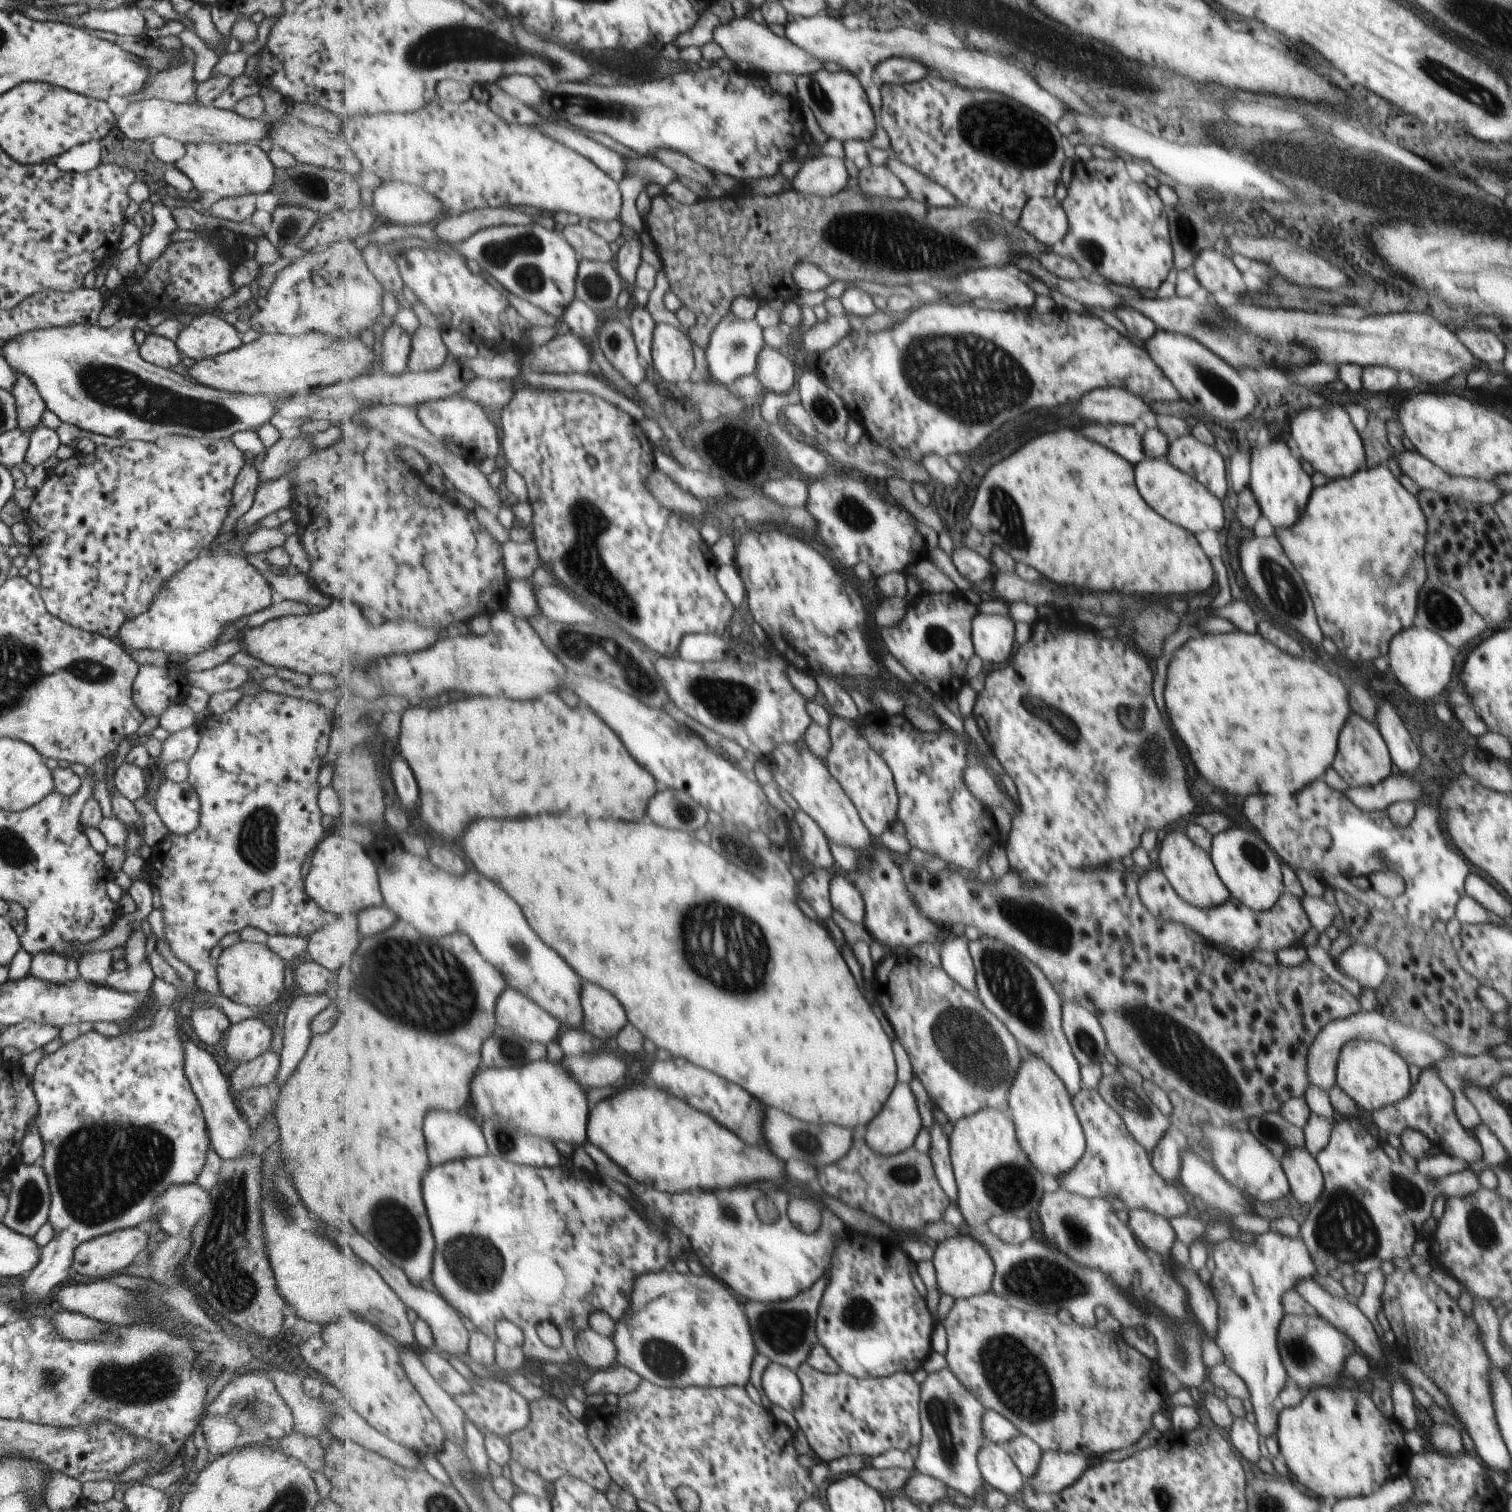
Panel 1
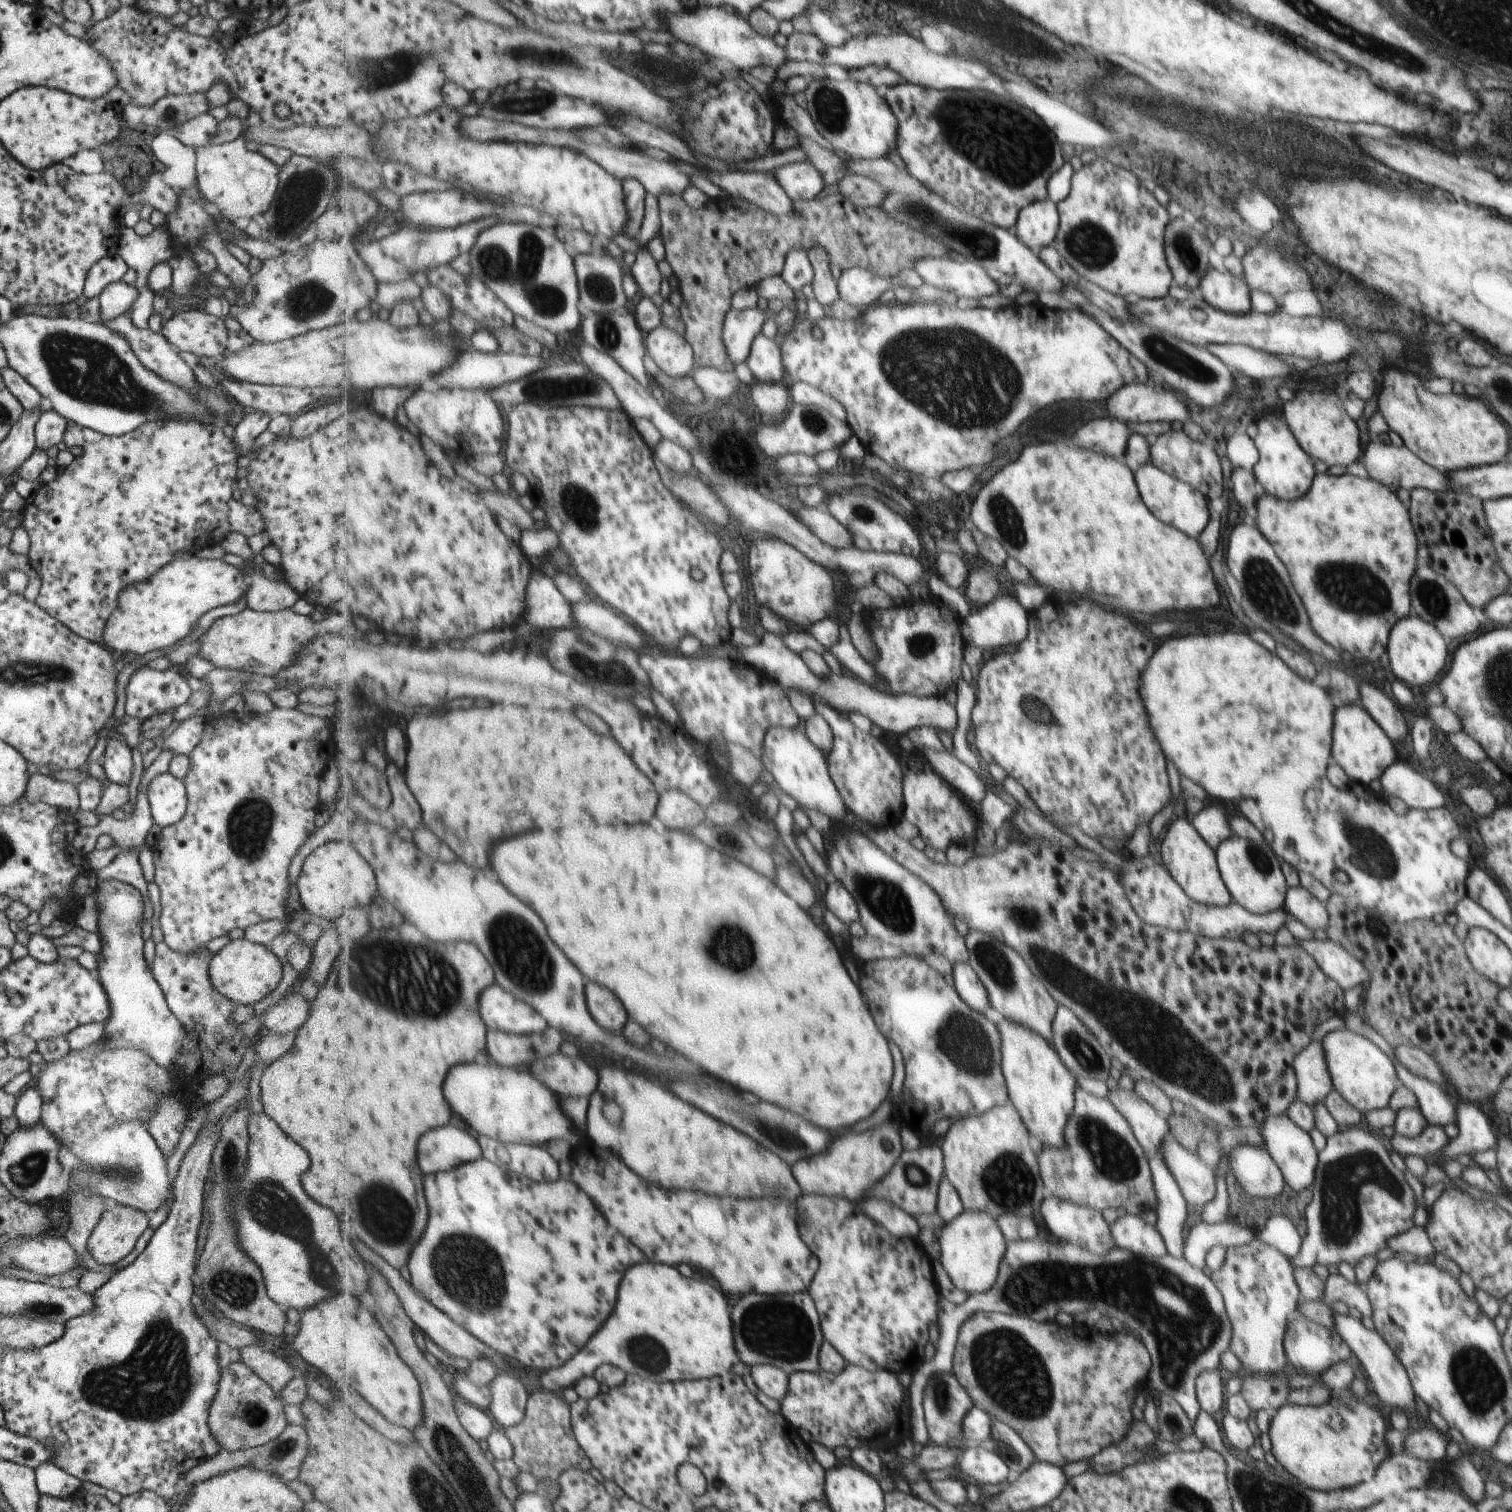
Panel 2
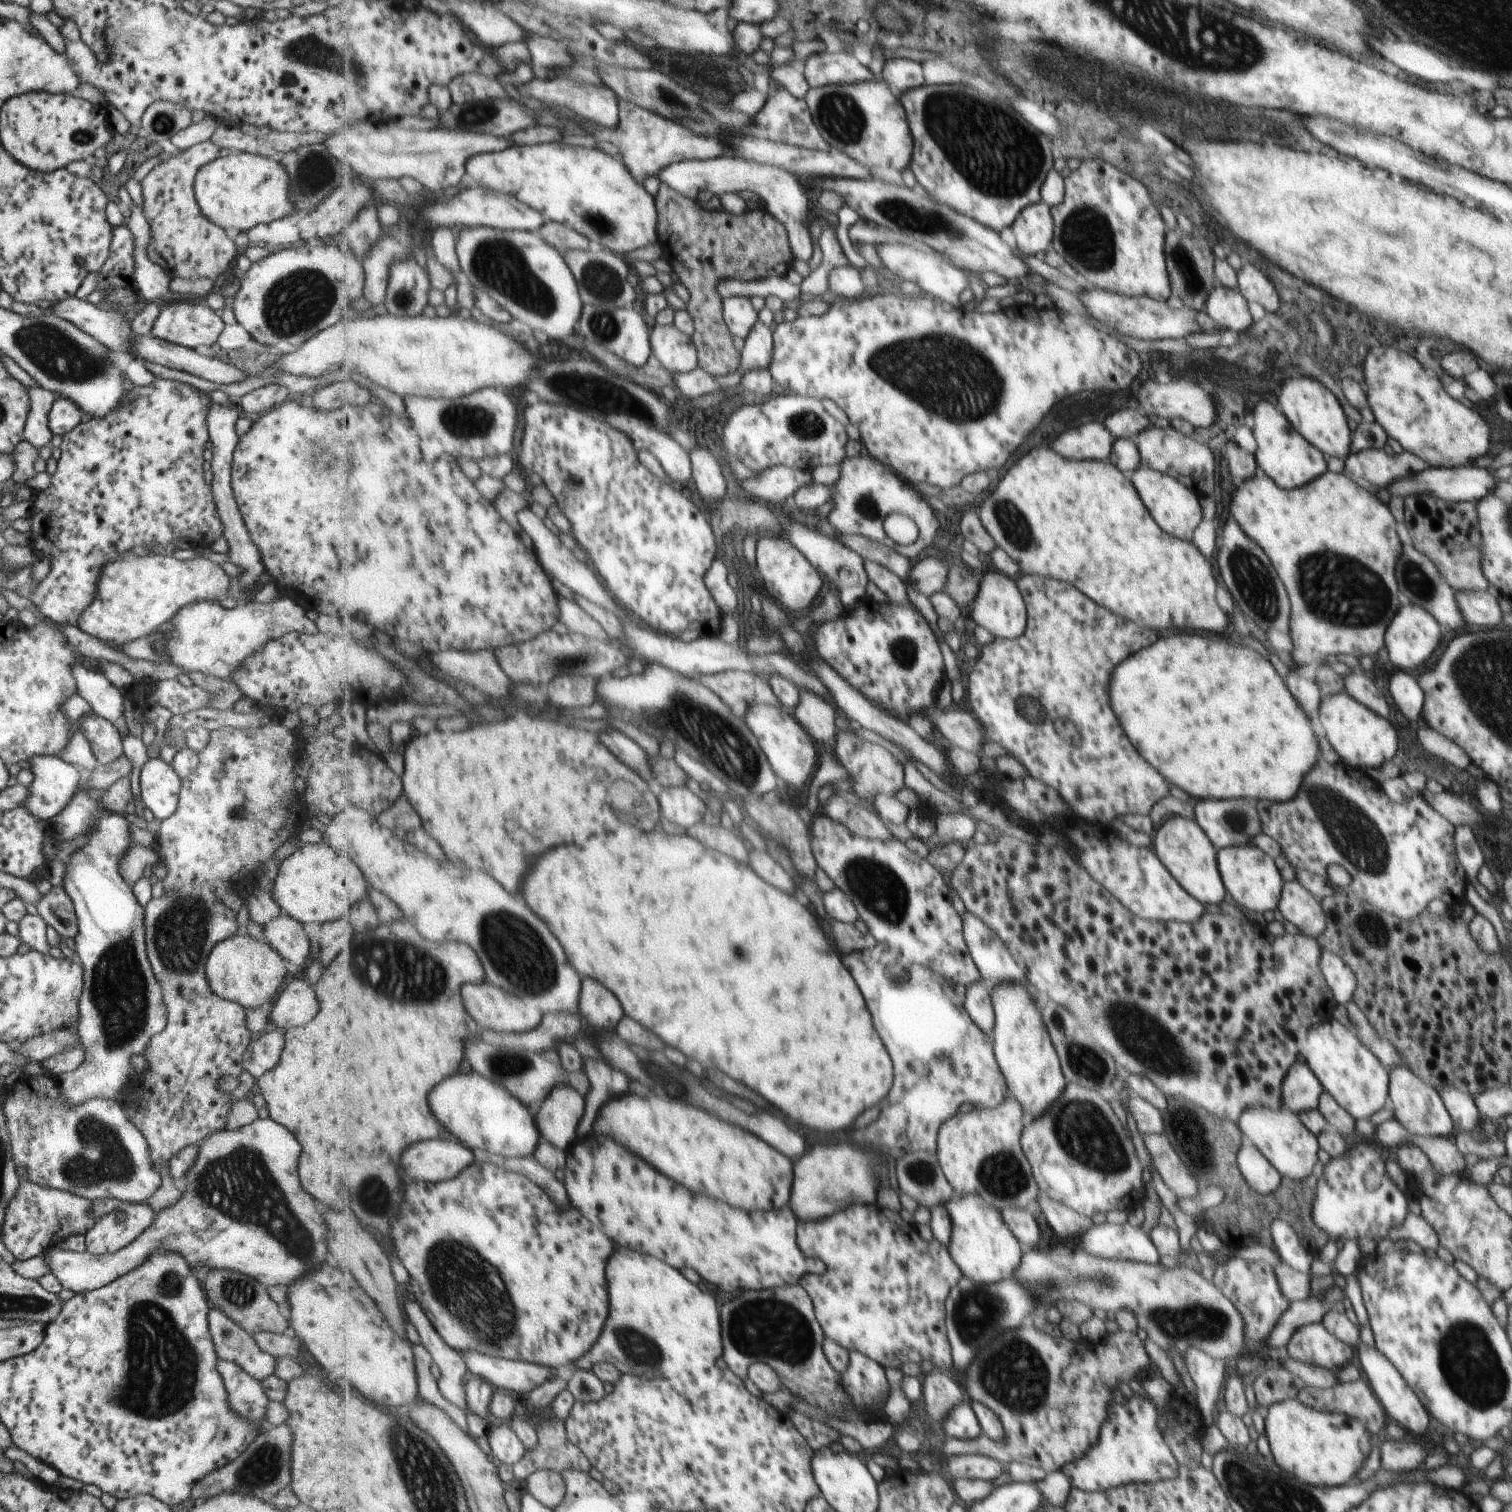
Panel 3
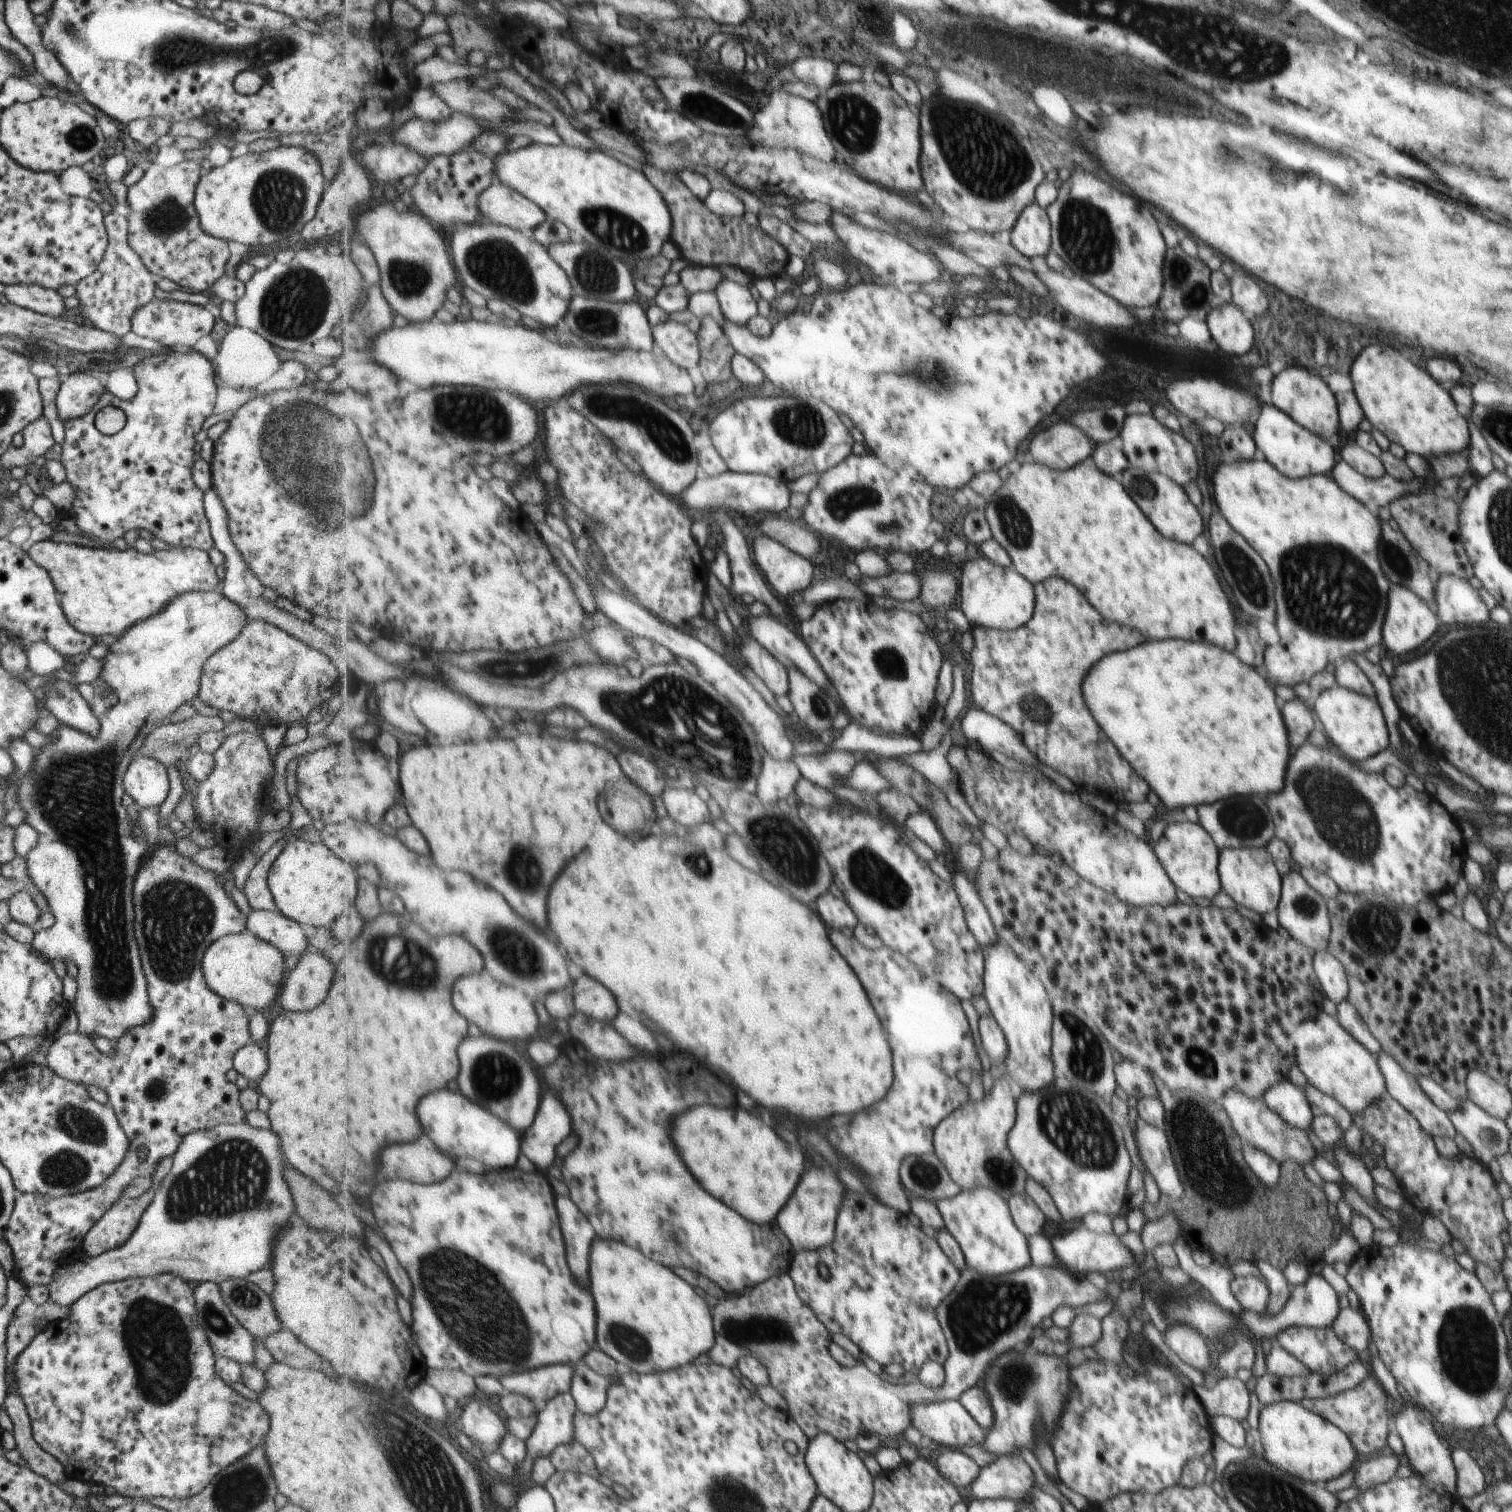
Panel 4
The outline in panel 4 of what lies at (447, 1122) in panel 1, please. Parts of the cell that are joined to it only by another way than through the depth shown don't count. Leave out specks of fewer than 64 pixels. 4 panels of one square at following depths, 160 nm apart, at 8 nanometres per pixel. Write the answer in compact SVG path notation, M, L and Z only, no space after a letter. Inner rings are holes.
M427 1135L409 1144L393 1144L393 1148L385 1148L385 1152L381 1152L379 1172L387 1178L433 1184L447 1178L453 1170L453 1160L441 1154Z

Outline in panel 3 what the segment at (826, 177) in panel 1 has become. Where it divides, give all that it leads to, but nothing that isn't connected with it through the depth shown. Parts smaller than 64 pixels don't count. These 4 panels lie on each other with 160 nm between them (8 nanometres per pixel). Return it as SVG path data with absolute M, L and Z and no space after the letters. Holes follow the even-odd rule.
M717 158L717 160L687 160L673 164L661 172L661 180L667 183L674 191L690 199L700 198L701 191L711 192L713 195L723 193L755 192L773 211L781 224L789 229L789 238L792 240L795 259L807 262L813 256L813 236L809 232L812 214L809 210L809 196L805 184L796 174L791 174L777 166L765 166L745 158Z

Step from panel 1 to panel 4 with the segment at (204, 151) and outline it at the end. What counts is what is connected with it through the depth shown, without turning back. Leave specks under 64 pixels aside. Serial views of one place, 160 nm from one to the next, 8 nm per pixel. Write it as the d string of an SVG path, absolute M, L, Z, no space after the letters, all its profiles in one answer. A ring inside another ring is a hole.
M279 145L268 151L231 157L223 166L202 172L194 188L192 203L201 230L209 236L240 242L248 248L273 242L283 246L291 235L299 236L303 225L314 217L325 184L313 152L303 147Z

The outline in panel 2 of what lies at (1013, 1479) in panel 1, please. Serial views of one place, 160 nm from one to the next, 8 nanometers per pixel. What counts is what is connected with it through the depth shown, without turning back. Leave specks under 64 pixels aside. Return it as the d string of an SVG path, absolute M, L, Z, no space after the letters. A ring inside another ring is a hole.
M985 1444L966 1446L959 1459L960 1470L971 1476L977 1484L1007 1484L1010 1480L1008 1465L996 1452Z

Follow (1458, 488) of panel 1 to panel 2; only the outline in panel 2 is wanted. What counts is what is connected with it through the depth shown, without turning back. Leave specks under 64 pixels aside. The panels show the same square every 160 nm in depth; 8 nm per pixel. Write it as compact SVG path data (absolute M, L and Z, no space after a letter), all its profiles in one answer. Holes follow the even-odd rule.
M1375 438L1375 440L1369 441L1365 446L1364 454L1358 458L1358 462L1365 468L1369 478L1385 484L1387 487L1393 486L1393 488L1408 491L1414 488L1424 488L1433 492L1449 490L1446 474L1435 470L1435 468L1425 464L1420 458L1413 456L1405 446L1382 444Z

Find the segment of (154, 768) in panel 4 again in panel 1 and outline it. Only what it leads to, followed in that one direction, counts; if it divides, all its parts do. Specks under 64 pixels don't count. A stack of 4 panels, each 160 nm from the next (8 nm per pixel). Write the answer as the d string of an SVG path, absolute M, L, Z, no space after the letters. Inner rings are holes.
M164 779L154 798L154 810L169 833L184 835L198 827L199 803L187 781L174 783Z

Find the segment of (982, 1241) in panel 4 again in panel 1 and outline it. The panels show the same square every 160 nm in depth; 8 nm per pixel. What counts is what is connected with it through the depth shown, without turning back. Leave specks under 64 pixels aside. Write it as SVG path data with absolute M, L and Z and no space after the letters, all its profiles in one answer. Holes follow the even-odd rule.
M957 1235L938 1243L933 1258L937 1286L943 1294L957 1299L968 1299L983 1293L991 1292L996 1264L988 1248L971 1235Z

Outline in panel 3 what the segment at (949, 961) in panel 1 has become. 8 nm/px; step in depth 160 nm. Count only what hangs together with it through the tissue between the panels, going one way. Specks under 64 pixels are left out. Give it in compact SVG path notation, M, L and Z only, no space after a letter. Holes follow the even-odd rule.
M975 983L968 986L965 988L964 1005L973 1022L982 1028L986 1035L993 1036L996 1014L990 991L990 986L987 984Z

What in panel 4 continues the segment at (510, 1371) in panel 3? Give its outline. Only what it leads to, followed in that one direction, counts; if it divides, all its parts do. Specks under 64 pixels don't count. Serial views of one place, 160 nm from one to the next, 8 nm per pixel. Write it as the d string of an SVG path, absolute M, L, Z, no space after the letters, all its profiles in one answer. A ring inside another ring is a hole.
M549 1365L505 1376L501 1382L507 1392L528 1396L542 1406L558 1394L570 1392L574 1372L574 1365Z

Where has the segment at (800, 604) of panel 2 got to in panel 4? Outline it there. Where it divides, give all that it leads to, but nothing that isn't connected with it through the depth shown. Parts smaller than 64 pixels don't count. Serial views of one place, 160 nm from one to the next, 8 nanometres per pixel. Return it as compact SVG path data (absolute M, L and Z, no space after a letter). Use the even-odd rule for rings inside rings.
M763 534L755 537L753 547L756 563L777 594L802 594L812 586L815 566L800 553Z

